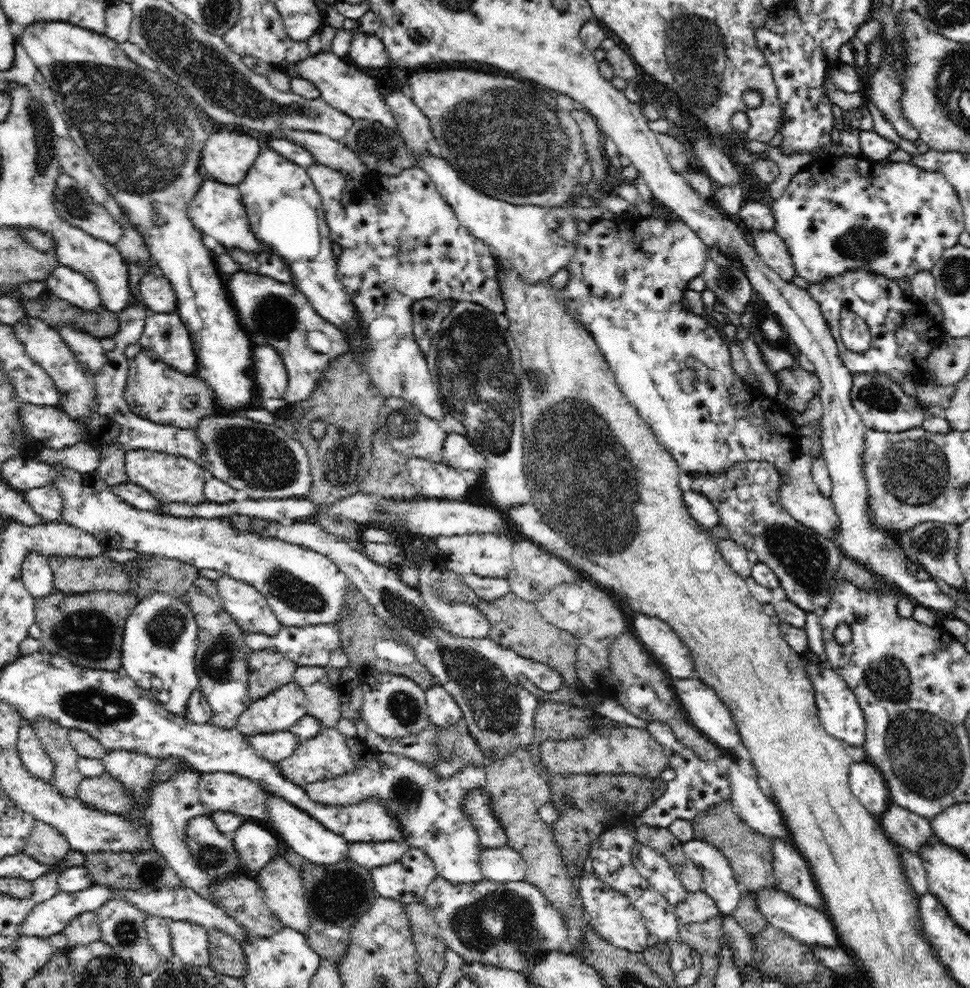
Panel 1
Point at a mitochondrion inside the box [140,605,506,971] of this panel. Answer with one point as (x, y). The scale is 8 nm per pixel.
(334, 905)

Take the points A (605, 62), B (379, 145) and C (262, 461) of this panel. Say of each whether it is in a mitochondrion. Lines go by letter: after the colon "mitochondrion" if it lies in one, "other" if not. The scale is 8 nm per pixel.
A: other
B: mitochondrion
C: mitochondrion

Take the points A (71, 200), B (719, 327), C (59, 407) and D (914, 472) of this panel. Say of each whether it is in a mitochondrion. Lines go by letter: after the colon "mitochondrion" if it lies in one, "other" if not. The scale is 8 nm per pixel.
A: mitochondrion
B: other
C: other
D: mitochondrion

